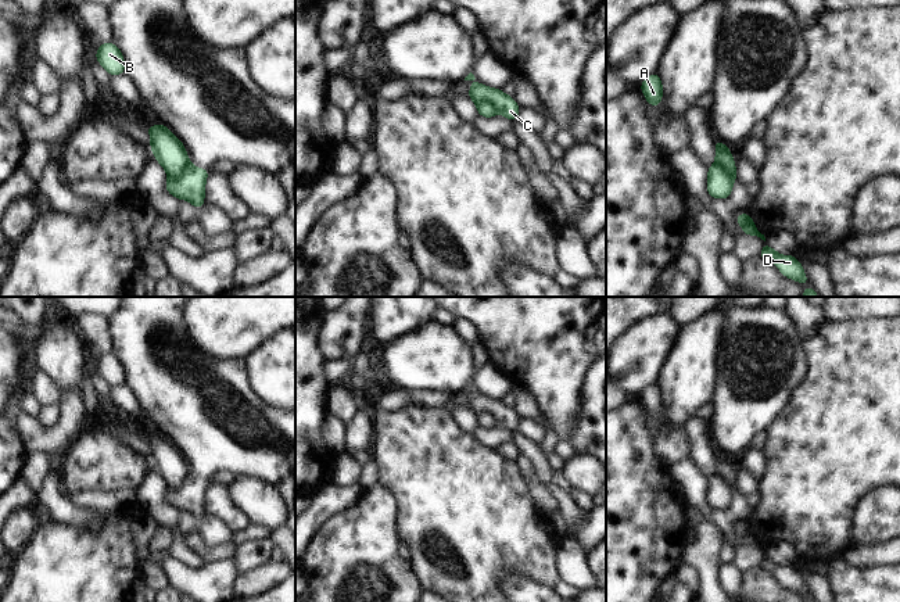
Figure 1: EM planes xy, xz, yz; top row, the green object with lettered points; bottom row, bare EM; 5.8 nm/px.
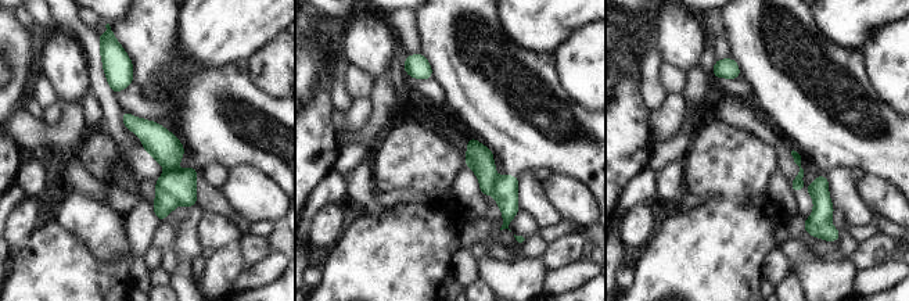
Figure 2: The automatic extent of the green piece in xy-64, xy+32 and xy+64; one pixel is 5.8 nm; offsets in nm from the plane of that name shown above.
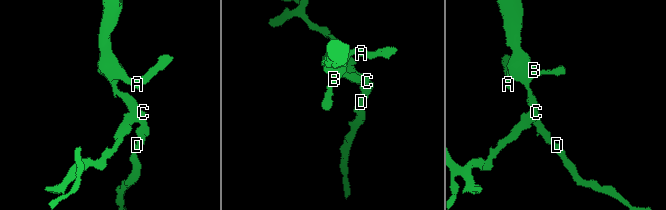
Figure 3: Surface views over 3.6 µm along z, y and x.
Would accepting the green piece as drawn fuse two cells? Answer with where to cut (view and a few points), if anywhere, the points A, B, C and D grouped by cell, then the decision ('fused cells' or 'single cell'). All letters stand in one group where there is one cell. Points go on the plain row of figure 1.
cut in xy along (187, 470), (183, 480), (175, 488), (168, 488); A B / C D; fused cells

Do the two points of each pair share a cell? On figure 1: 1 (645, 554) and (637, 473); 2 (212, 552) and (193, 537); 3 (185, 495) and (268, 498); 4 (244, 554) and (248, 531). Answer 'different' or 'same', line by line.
1: same
2: same
3: different
4: different

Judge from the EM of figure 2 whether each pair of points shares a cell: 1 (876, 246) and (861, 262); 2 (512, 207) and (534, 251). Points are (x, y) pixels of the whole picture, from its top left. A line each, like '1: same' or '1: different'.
1: same
2: different

